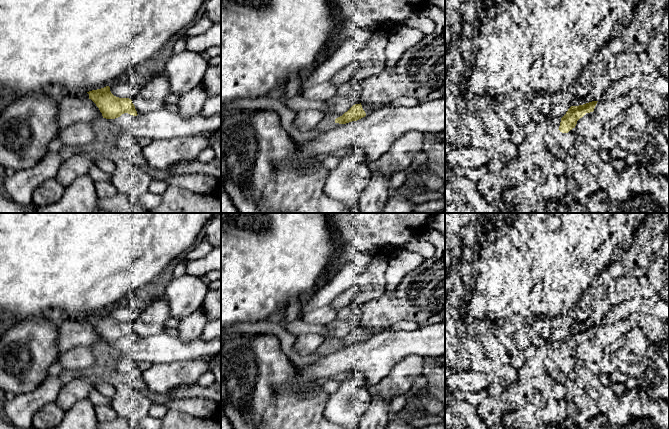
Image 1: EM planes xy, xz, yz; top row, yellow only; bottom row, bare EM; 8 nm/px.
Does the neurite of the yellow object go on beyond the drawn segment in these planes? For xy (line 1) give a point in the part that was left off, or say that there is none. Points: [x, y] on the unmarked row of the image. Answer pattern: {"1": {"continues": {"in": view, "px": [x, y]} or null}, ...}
{"1": {"continues": null}}

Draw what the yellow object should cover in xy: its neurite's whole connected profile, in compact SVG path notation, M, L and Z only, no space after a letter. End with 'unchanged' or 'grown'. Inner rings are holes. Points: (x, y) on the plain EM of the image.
M109 310L92 314L87 317L89 318L89 323L91 323L99 332L103 342L115 343L124 337L133 340L138 339L132 324L114 320L110 315Z; unchanged

